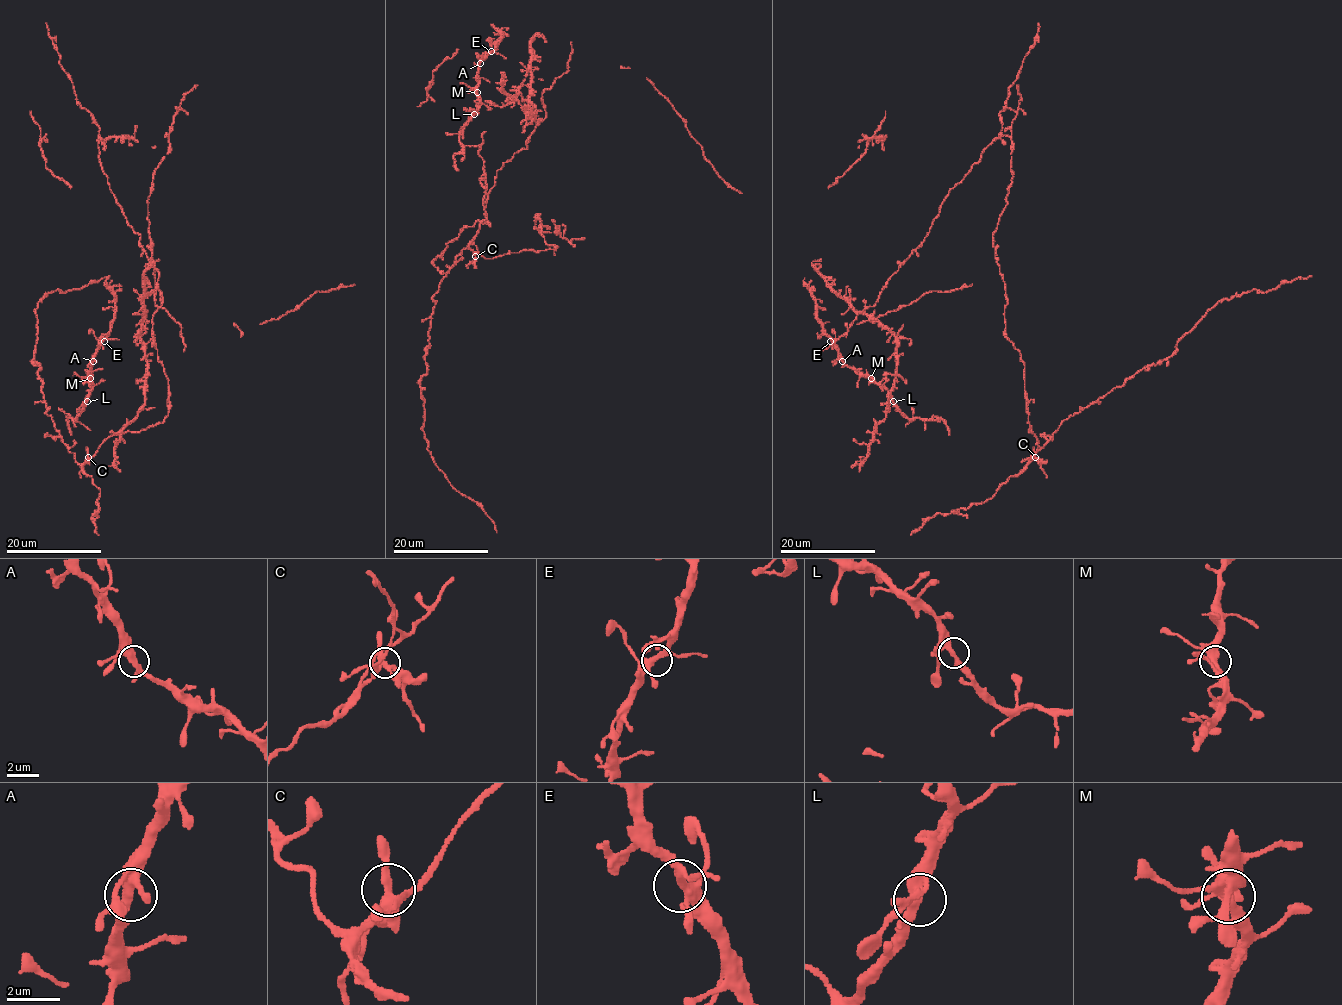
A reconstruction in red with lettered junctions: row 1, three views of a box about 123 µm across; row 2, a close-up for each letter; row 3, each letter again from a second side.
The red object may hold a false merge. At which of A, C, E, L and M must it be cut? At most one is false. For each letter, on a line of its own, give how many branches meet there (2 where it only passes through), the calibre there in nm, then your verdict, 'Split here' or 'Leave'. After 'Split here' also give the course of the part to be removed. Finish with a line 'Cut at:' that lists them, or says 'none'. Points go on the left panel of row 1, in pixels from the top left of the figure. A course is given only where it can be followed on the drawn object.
A: Branches: 4. Thickness 320 nm. Leave
C: Branches: 4. Thickness 300 nm. Split here. Course of the part to remove: (88, 456), (80, 473), (81, 478)
E: Branches: 4. Thickness 300 nm. Leave
L: Branches: 4. Thickness 320 nm. Leave
M: Branches: 4. Thickness 360 nm. Leave
Cut at: C

